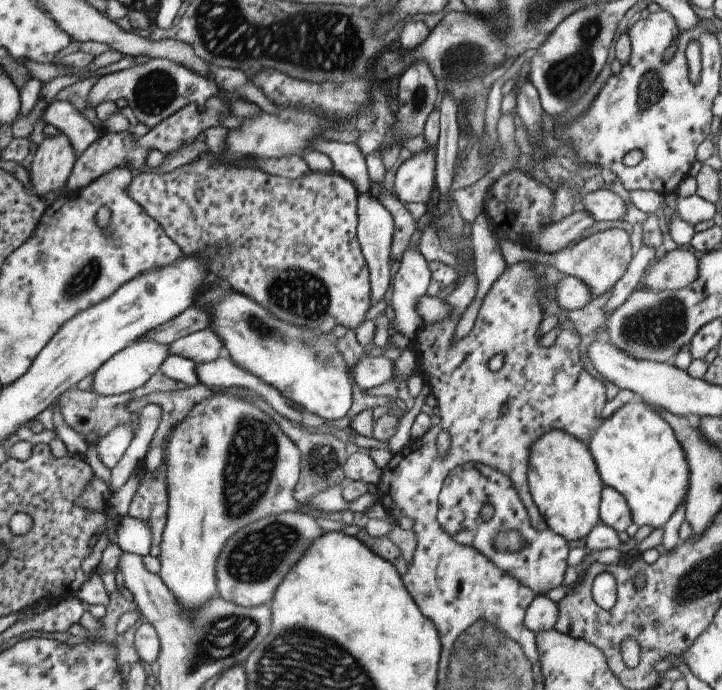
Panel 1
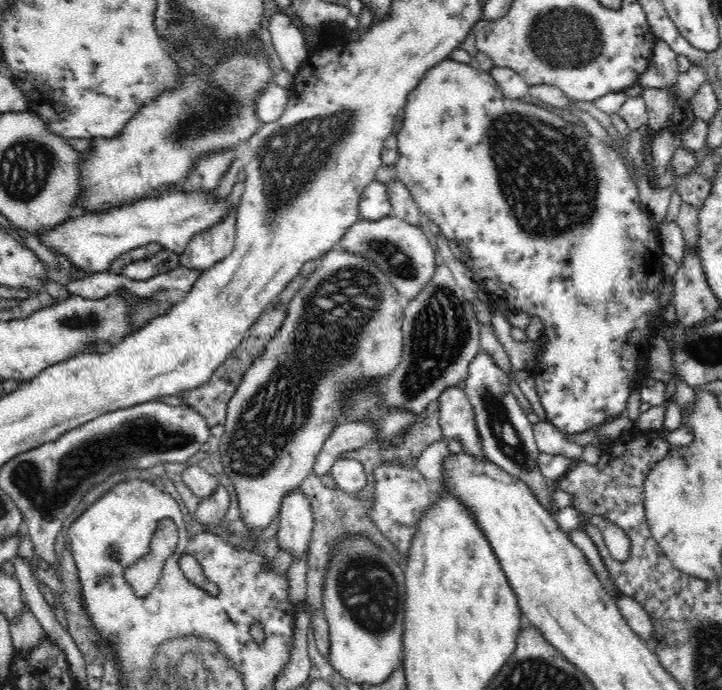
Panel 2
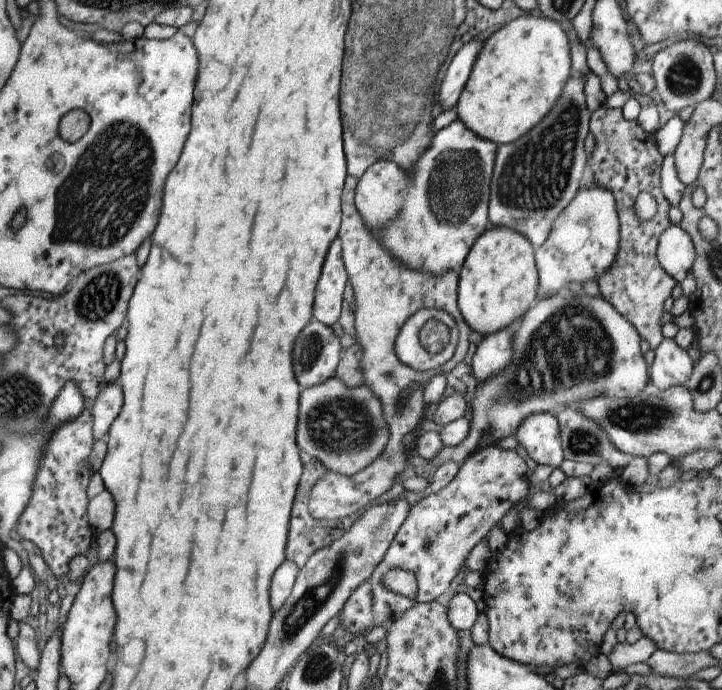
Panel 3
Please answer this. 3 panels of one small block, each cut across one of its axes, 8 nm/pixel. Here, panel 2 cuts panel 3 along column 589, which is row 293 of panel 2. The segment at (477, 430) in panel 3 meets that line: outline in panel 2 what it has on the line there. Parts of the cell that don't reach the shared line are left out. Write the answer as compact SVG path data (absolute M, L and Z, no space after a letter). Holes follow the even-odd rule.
M341 247L332 248L318 260L316 269L308 274L308 278L303 281L303 287L298 291L292 300L288 302L286 318L284 318L284 324L282 324L280 332L266 344L264 354L243 374L238 388L228 401L227 416L223 424L224 433L219 438L218 451L221 456L221 466L226 476L230 479L230 482L232 482L232 486L238 497L240 519L242 519L242 523L244 523L246 529L252 533L252 536L256 536L256 534L260 536L262 531L270 526L274 518L279 517L284 498L289 496L290 492L299 490L302 482L313 472L313 464L322 448L323 442L330 436L330 433L334 430L334 426L336 426L335 418L340 417L344 412L344 410L341 410L341 406L338 408L338 404L336 404L338 390L344 390L342 388L342 382L344 380L352 382L358 376L360 378L366 376L368 380L382 382L397 367L402 354L403 328L401 327L401 320L404 306L400 304L400 300L398 300L399 293L390 282L389 276L372 259Z

